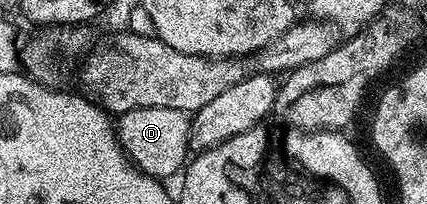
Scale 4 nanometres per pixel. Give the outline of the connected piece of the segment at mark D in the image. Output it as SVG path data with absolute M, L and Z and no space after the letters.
M142 107L134 111L119 114L114 128L116 137L128 160L140 170L141 173L157 179L169 179L185 168L190 157L189 141L191 139L192 117L182 111L174 111L174 107Z

